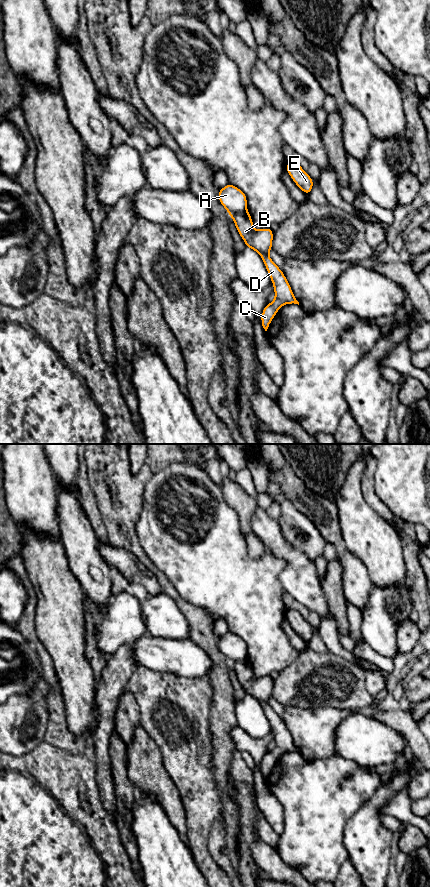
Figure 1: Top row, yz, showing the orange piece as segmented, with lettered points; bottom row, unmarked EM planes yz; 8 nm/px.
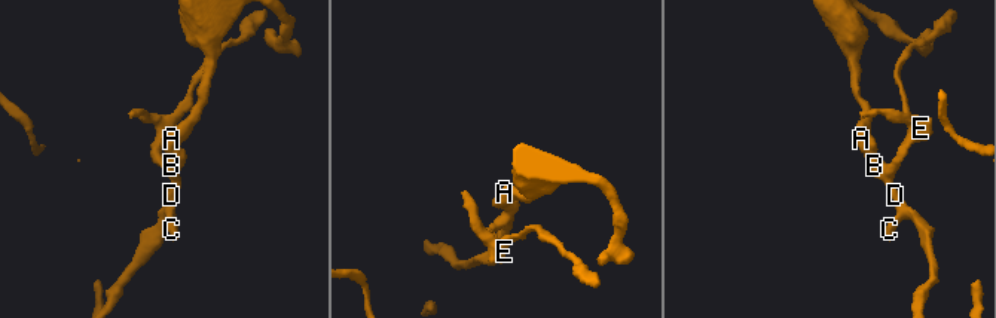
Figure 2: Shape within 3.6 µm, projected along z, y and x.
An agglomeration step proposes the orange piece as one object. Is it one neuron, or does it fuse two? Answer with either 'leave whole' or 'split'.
split

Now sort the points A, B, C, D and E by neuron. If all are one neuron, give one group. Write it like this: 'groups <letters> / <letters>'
groups A / B C D E

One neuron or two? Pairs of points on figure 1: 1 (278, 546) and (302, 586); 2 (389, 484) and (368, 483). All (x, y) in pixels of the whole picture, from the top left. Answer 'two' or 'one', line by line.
1: one
2: two

